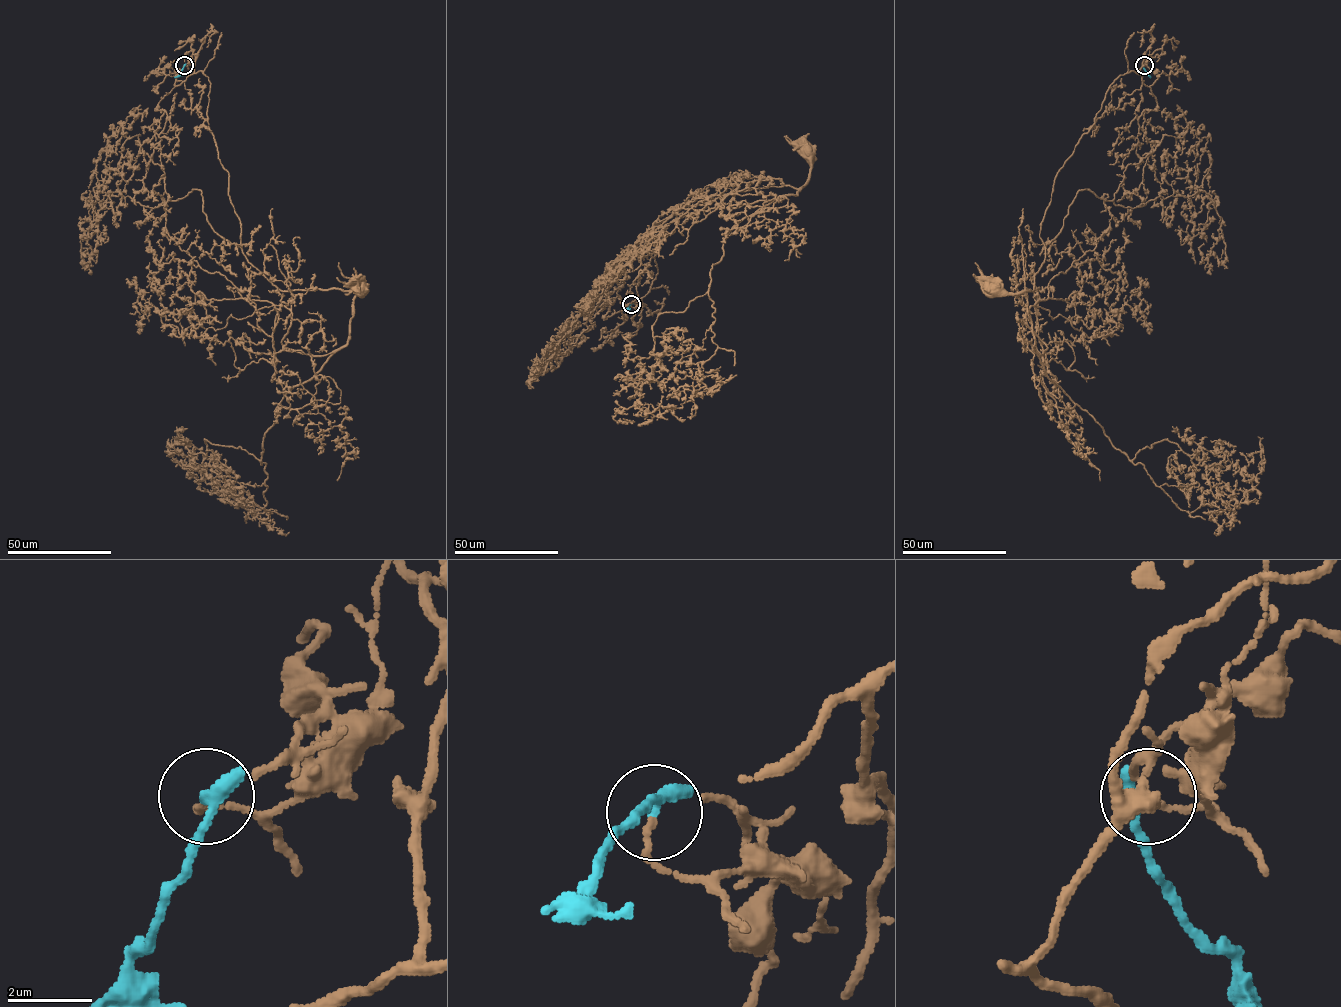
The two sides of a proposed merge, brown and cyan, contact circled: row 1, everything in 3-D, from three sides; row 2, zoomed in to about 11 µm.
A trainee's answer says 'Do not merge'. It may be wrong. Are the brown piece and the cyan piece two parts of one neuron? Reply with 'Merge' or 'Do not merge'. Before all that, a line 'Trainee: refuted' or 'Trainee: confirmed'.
Trainee: confirmed
Do not merge

